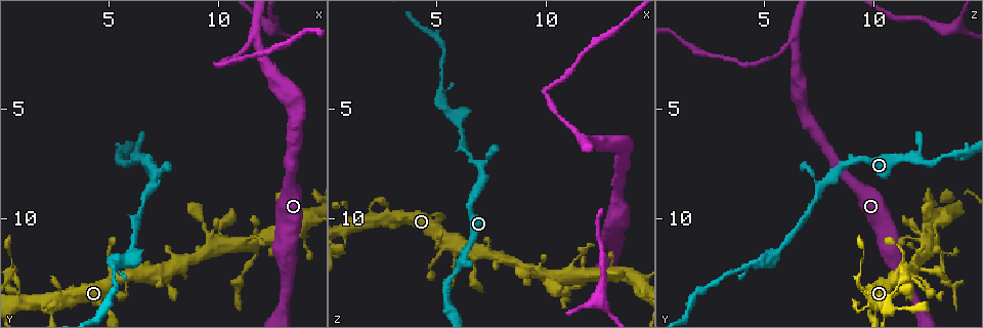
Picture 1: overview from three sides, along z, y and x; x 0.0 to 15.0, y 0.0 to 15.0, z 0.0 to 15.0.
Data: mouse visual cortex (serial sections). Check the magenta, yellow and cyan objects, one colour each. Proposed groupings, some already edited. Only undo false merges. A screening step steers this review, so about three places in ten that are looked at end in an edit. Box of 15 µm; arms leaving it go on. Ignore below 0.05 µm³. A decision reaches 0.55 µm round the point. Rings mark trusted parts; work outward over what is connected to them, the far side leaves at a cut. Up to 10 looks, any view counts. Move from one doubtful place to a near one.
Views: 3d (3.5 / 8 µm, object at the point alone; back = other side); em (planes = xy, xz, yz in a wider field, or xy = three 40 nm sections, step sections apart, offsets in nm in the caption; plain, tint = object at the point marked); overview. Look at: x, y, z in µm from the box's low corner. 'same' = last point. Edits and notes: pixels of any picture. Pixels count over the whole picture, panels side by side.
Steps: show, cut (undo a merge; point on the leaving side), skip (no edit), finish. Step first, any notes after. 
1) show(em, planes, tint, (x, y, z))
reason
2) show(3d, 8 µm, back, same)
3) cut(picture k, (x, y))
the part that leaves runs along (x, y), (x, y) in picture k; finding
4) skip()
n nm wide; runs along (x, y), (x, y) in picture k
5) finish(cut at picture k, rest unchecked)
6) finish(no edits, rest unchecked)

show(3d, 3.5 µm, (6.2, 7.2, 11.9))
narrows sharply

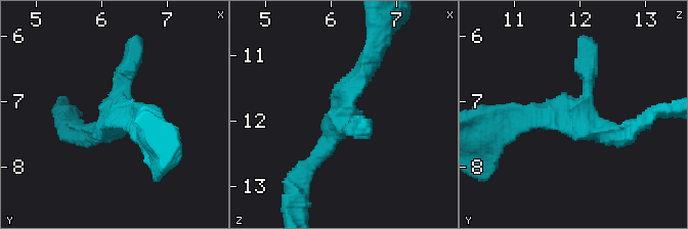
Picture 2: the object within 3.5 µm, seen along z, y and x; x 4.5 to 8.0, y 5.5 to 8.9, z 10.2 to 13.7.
show(em, xy, step 5, tint, (6.25, 7.15, 11.95))

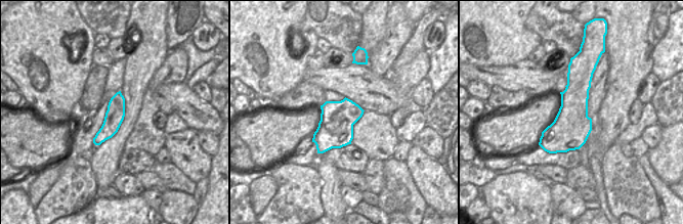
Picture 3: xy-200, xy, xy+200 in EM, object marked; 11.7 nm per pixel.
skip()
runs along (370, 59), (310, 164) in picture 2; all the same cell

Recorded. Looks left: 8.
show(3d, 3.5 µm, (11.5, 11.3, 12.9))
branch point

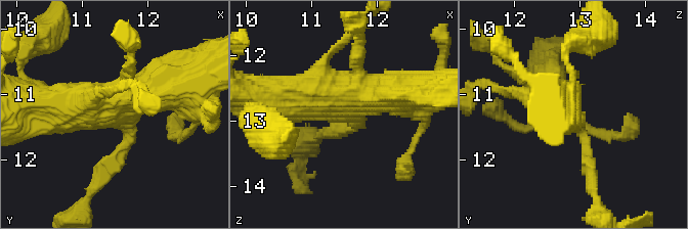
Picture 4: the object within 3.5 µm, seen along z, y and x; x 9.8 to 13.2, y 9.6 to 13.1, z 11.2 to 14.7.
show(em, xy, step 2, tint, (11.60, 11.35, 12.90))
shape alone is not enough

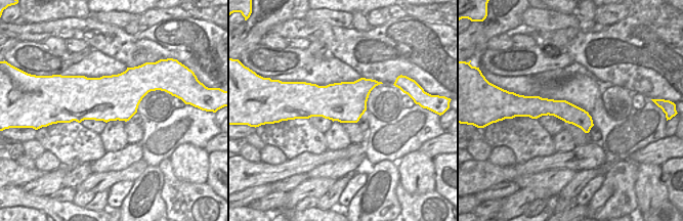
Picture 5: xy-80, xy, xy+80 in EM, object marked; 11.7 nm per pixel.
cut(picture 4, (585, 171))
the part that leaves runs along (586, 142), (597, 212) in picture 4; a second cell is stuck on

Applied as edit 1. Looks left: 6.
show(3d, 3.5 µm, (7.1, 8.5, 7.6))
abrupt turn

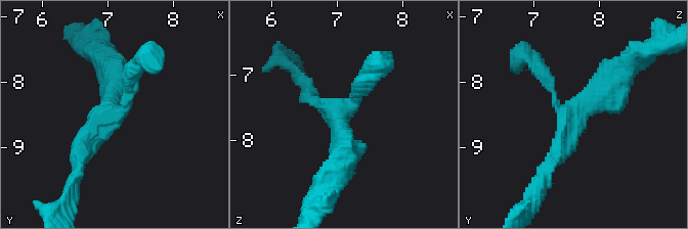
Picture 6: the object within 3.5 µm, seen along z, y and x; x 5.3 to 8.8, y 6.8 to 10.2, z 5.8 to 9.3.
show(em, xy, step 2, tint, (7.05, 8.50, 7.65))
shape alone is not enough

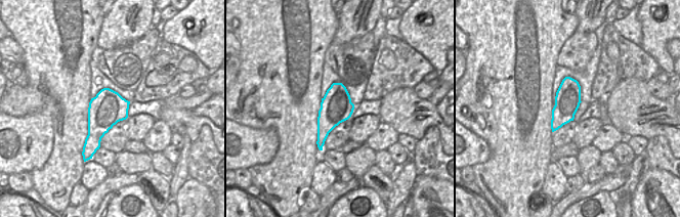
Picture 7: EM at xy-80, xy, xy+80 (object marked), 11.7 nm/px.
skip()
arms of 200, 200, 400 nm; runs along (627, 65), (571, 119), (551, 166) in picture 6; continuous, no second cell

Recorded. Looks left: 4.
show(3d, 3.5 µm, back, (9.9, 3.0, 4.0))
sharp bend

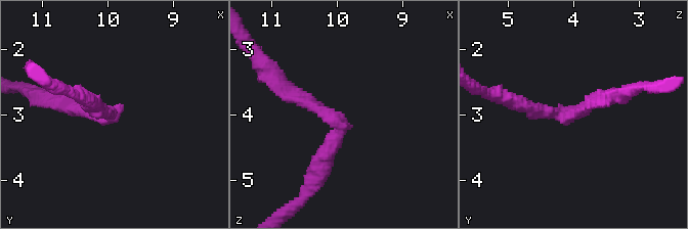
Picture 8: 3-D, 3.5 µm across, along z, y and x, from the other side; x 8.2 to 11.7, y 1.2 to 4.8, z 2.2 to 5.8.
show(em, xy, step 2, tint, (9.95, 3.00, 4.10))
arms of 200, 250 nm; now the EM

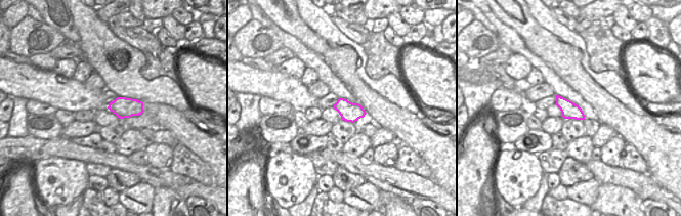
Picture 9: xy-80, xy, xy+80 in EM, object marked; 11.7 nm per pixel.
cut(picture 8, (312, 101))
the part that leaves runs along (340, 126), (267, 69) in picture 8; a second cell is stuck on

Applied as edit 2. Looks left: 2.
finish(cut at picture 4, cut at picture 8, rest unchecked)

